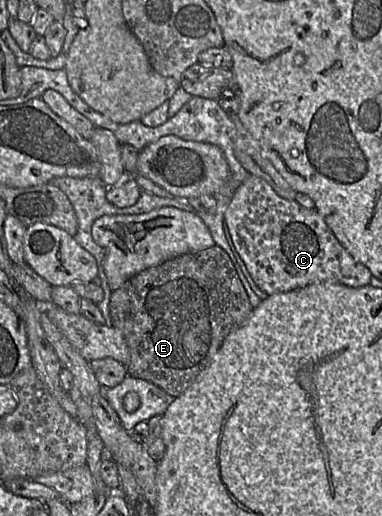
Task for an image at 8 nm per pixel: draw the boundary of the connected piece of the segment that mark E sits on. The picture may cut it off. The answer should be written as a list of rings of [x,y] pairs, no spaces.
[[[216,245],[142,270],[112,291],[109,303],[112,327],[122,332],[129,350],[127,374],[154,384],[174,398],[184,393],[206,370],[224,339],[253,309],[231,257]]]

